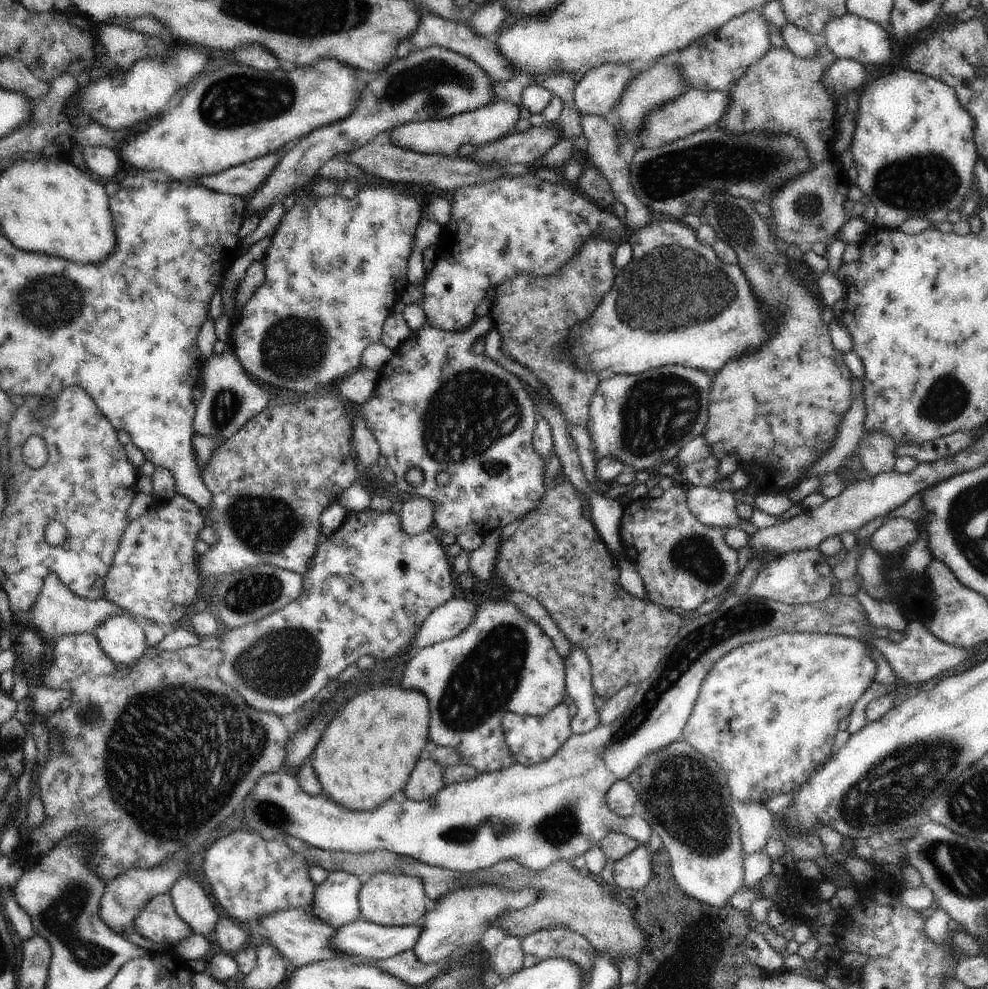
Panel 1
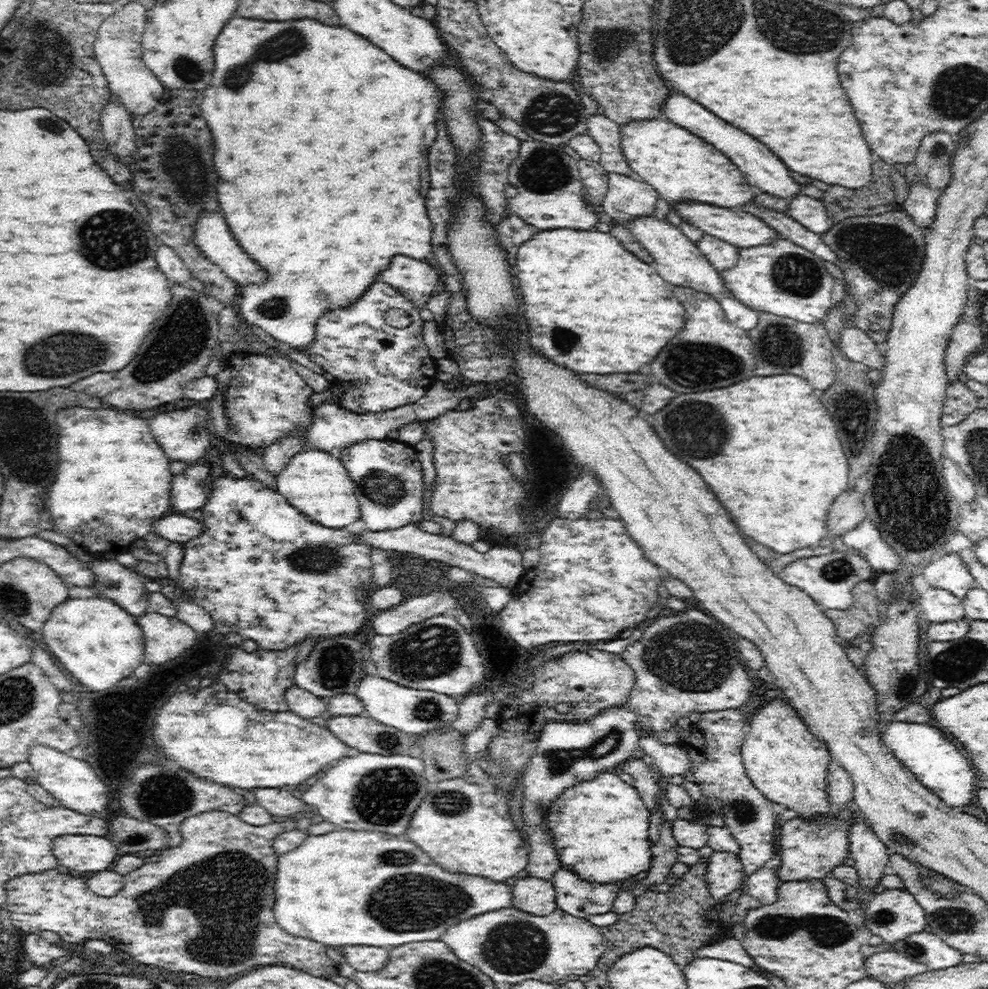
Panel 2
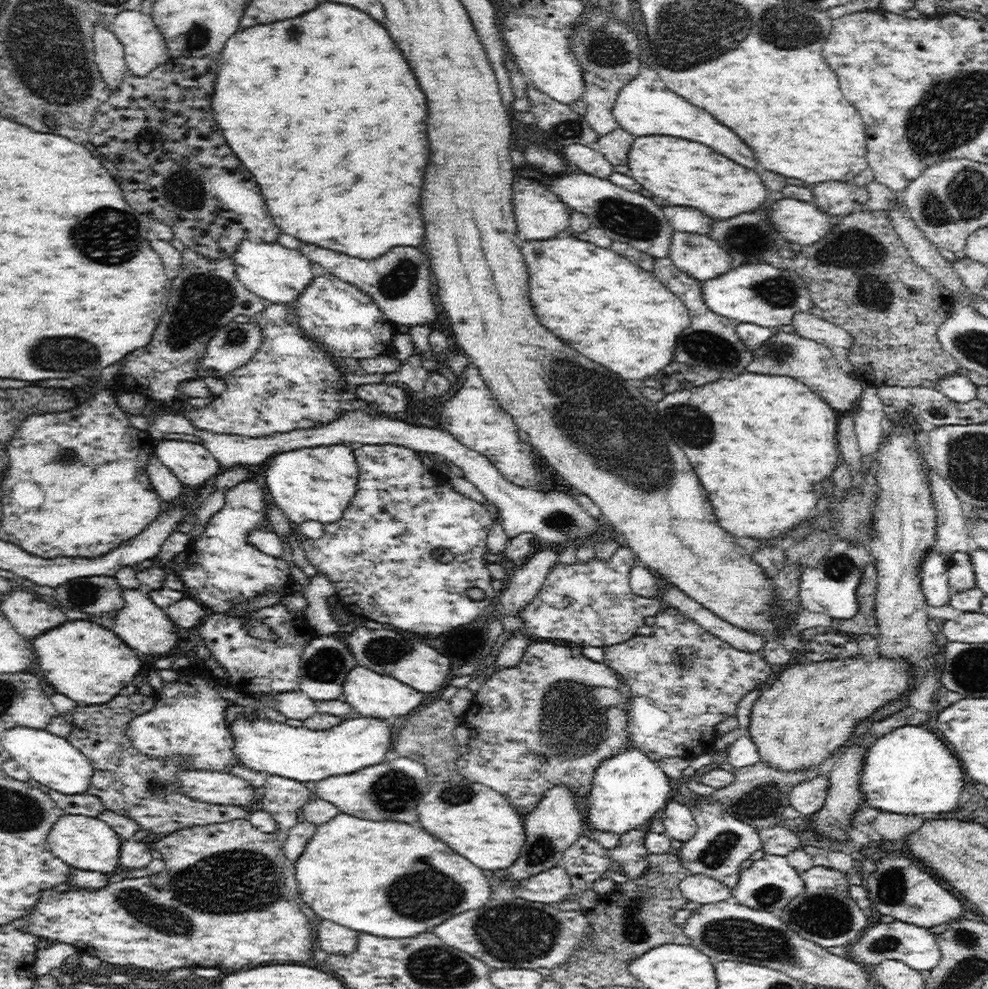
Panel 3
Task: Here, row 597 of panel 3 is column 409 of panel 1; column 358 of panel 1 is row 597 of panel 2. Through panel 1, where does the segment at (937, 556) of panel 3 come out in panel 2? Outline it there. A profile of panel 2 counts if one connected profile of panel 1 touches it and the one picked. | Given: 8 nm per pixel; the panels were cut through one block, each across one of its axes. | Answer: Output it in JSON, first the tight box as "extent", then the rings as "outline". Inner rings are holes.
{"extent":[917,588,965,623],"outline":[[[930,588],[917,600],[922,606],[924,619],[931,623],[957,621],[965,617],[961,600],[949,591]]]}

